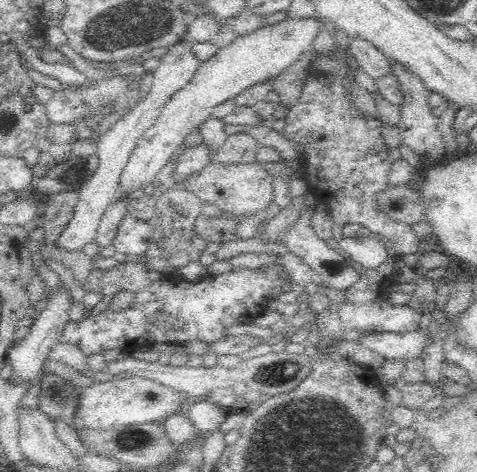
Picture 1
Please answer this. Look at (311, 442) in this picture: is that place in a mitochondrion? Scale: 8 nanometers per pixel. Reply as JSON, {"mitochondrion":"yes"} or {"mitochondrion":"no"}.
{"mitochondrion":"yes"}

